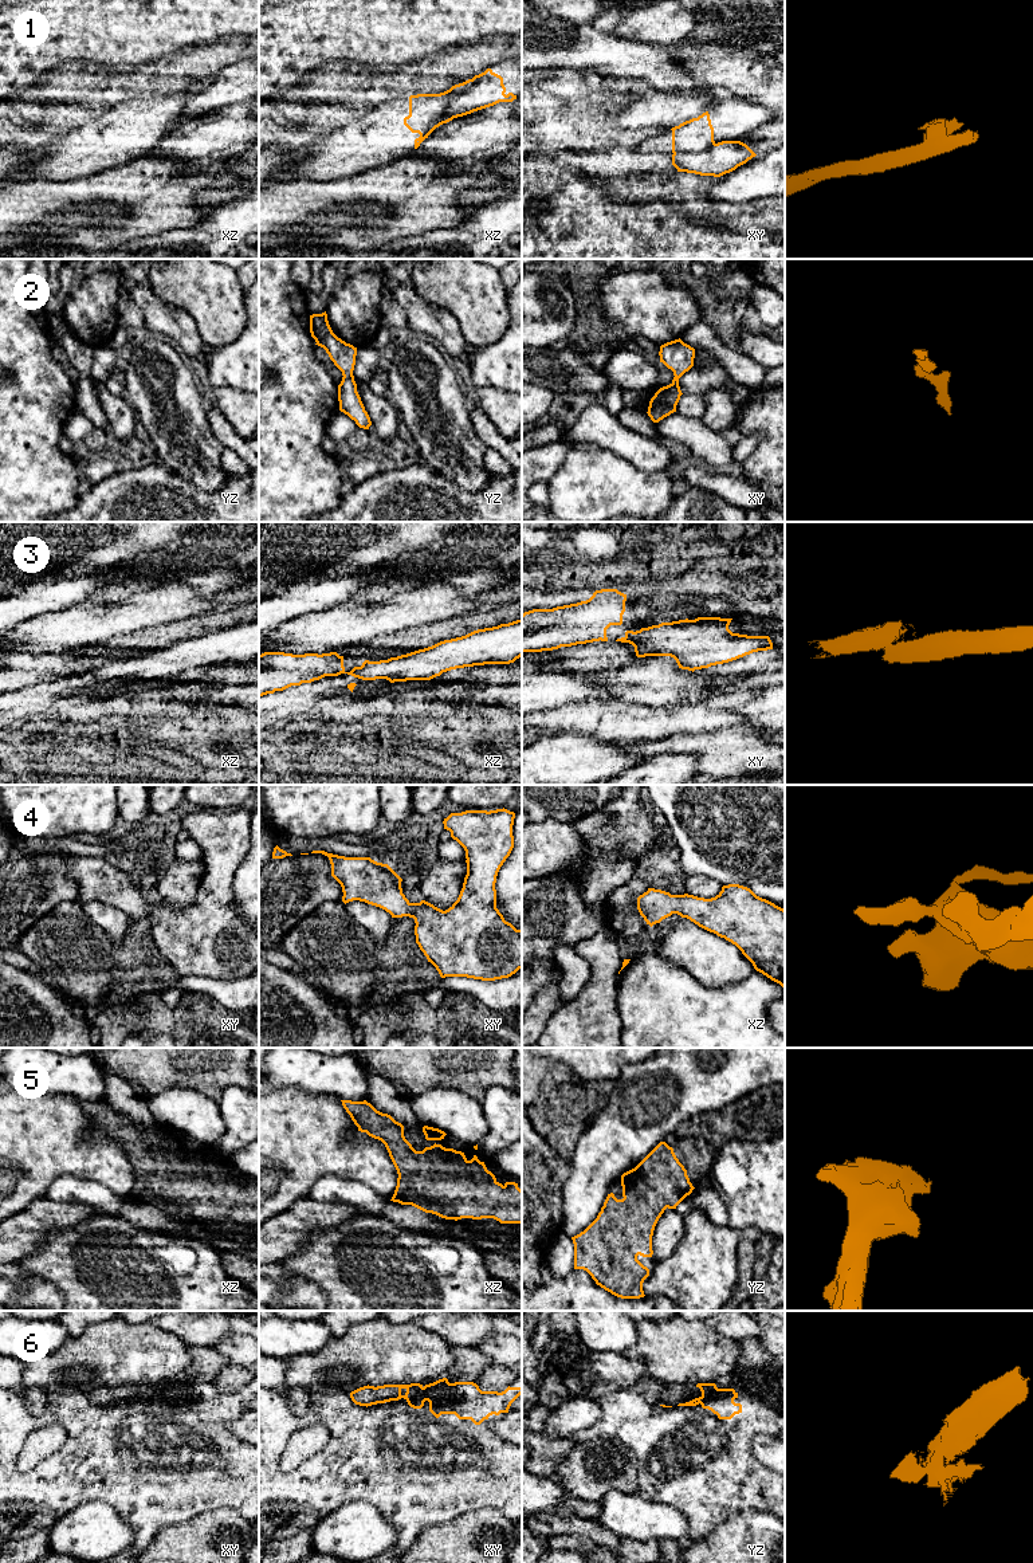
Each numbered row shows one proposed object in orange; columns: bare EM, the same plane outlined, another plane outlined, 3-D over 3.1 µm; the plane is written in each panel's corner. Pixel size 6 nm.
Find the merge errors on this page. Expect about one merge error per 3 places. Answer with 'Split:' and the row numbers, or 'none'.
Split: 1, 3

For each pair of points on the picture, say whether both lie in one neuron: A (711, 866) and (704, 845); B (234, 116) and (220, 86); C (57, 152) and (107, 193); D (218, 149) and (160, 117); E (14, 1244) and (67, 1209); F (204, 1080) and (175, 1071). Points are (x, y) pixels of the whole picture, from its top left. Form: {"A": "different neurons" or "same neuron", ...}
{"A": "same neuron", "B": "different neurons", "C": "different neurons", "D": "different neurons", "E": "same neuron", "F": "same neuron"}

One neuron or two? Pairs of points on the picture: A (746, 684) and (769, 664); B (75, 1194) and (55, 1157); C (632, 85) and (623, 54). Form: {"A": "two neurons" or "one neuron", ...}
{"A": "one neuron", "B": "two neurons", "C": "two neurons"}

